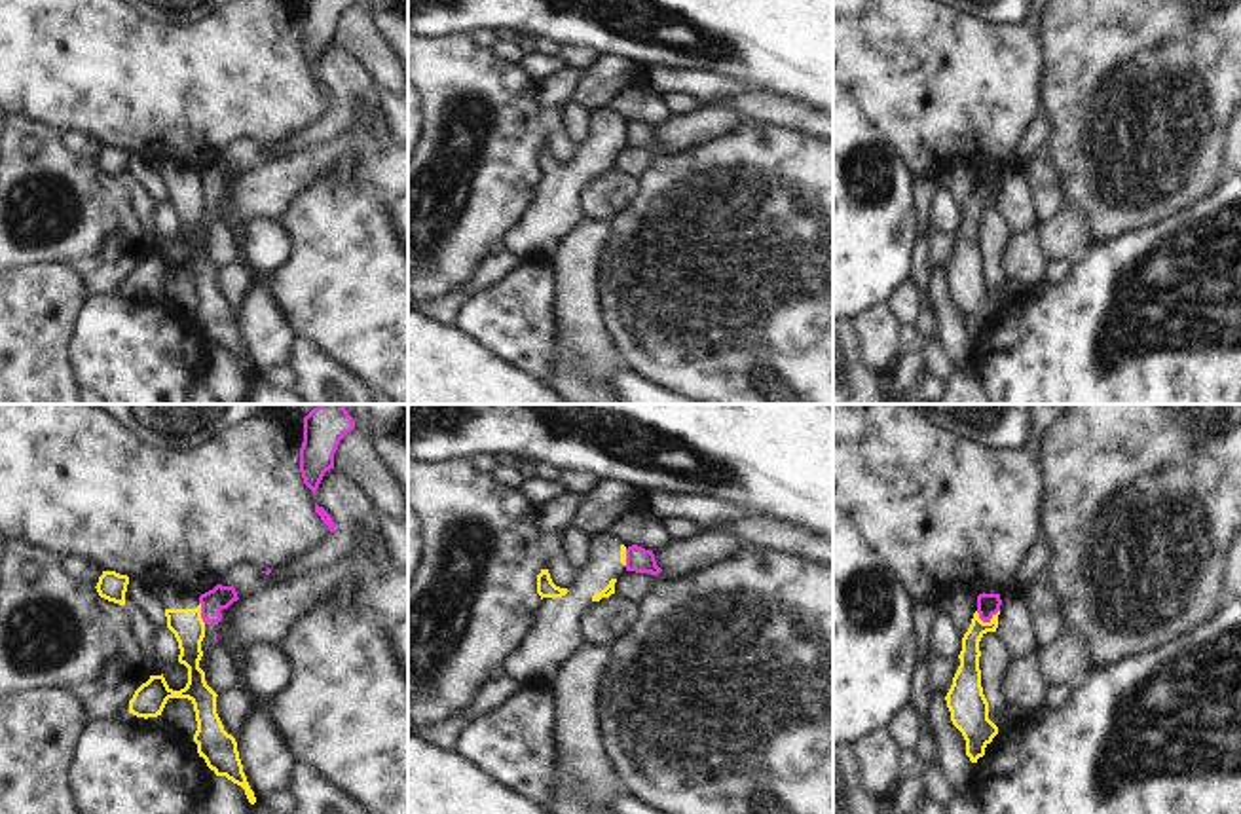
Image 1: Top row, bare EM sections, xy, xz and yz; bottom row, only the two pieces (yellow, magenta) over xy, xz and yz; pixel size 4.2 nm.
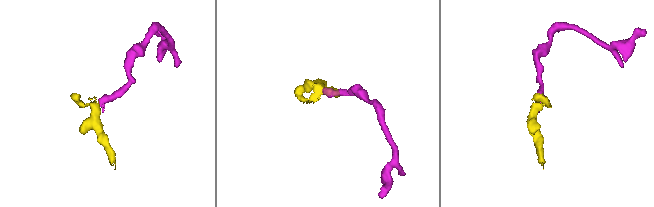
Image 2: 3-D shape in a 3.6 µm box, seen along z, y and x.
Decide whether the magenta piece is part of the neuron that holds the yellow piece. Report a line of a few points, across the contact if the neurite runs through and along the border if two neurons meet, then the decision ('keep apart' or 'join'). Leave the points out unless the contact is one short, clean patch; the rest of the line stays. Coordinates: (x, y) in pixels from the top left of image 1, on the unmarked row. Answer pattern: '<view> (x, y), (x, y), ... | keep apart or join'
yz (999, 184), (987, 196), (976, 186) | keep apart

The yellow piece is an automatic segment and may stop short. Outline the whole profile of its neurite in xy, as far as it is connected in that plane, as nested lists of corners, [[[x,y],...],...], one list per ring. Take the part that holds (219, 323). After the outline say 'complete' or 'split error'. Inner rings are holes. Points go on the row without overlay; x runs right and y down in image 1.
[[[176,159],[156,161],[156,167],[165,184],[167,203],[178,216],[178,237],[188,243],[188,258],[180,266],[173,266],[163,249],[150,250],[129,275],[129,288],[144,294],[157,292],[169,273],[188,273],[194,279],[197,296],[194,317],[199,332],[216,351],[226,351],[241,361],[249,378],[254,379],[256,372],[243,347],[237,317],[224,305],[216,288],[218,269],[207,260],[205,247],[199,243],[201,216],[205,213],[199,171]]] | split error

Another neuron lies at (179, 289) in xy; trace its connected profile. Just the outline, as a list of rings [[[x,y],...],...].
[[[169,273],[161,292],[167,296],[169,302],[175,304],[176,309],[184,309],[194,315],[197,305],[194,279],[188,273]]]

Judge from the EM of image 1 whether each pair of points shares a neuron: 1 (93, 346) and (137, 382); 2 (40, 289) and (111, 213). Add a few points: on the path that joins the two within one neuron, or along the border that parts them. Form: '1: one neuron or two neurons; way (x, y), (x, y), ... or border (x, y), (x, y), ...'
1: one neuron; way (105, 350), (126, 370)
2: two neurons; border (21, 266), (67, 264), (88, 293)

